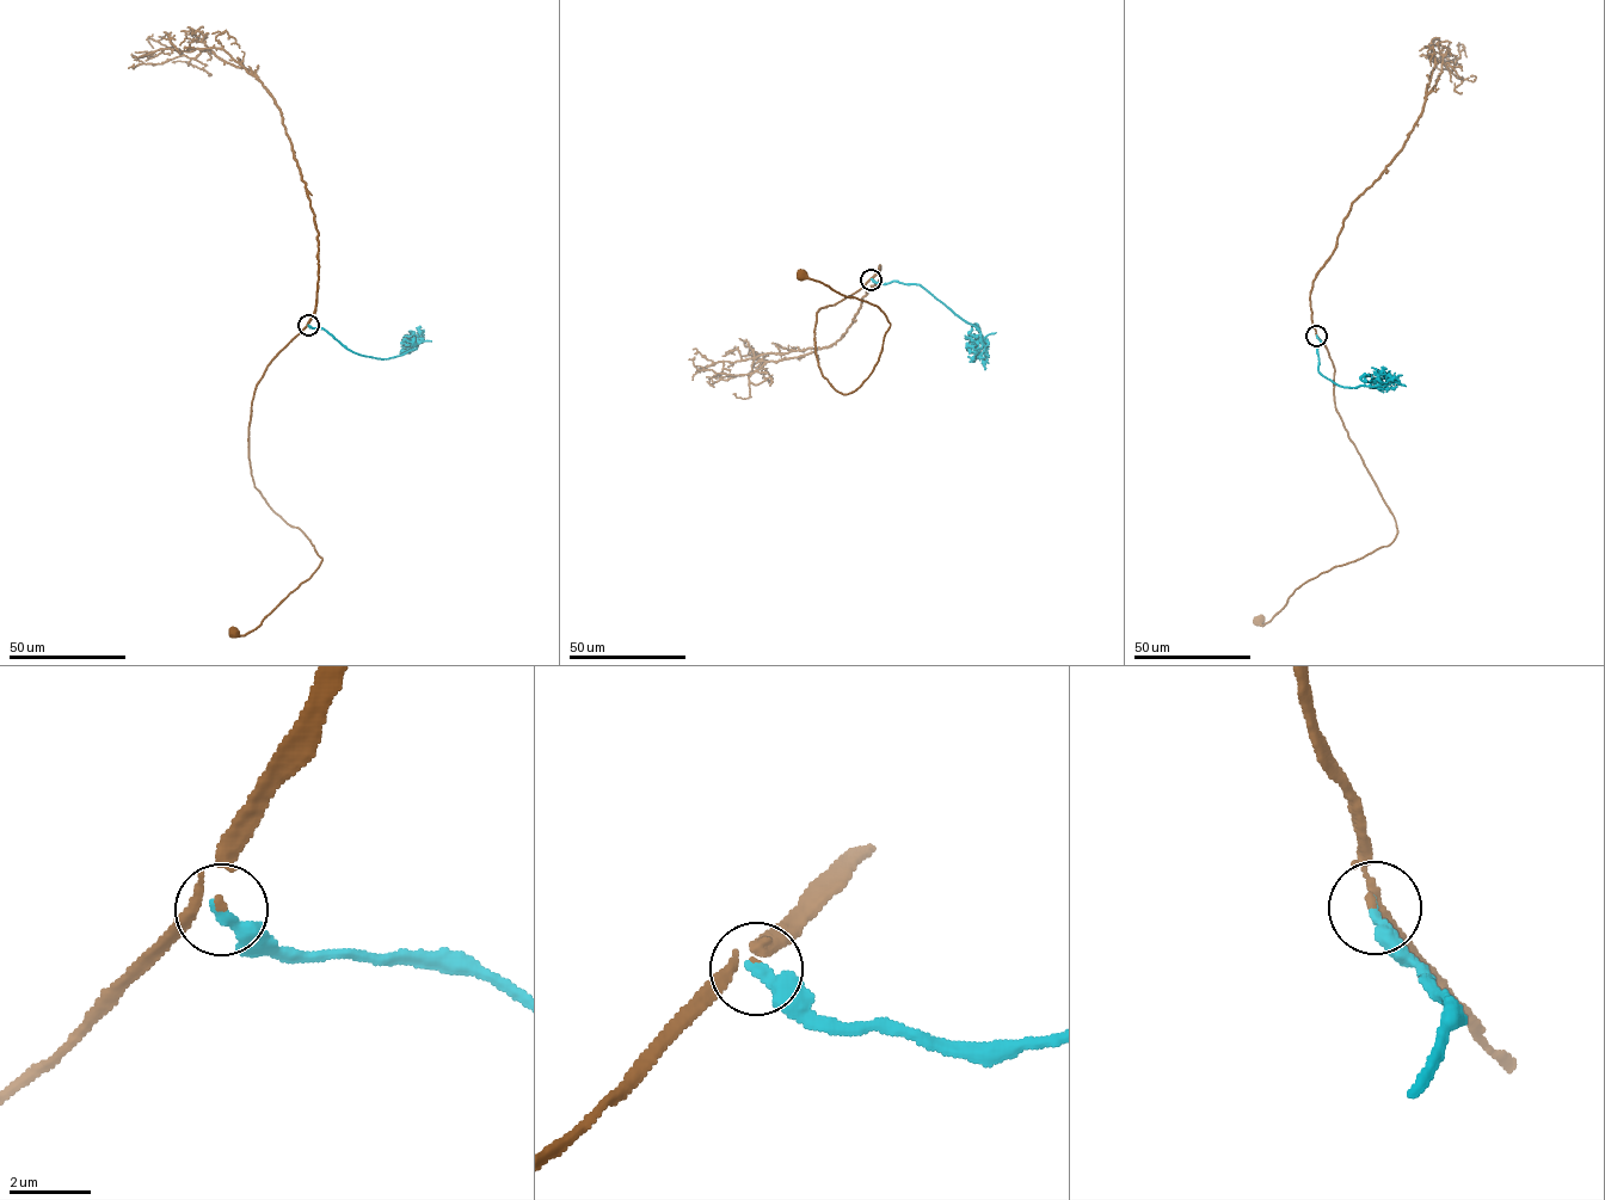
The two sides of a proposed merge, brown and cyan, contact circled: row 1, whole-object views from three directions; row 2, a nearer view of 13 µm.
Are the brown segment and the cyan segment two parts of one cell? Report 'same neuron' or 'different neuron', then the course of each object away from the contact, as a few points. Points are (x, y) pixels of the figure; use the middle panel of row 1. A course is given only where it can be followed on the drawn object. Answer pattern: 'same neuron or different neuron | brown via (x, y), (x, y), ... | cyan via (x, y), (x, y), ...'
same neuron | brown via (871, 278), (817, 313), (818, 364), (836, 391), (847, 394), (872, 373), (890, 322), (877, 306), (801, 272) | cyan via (871, 278), (920, 284), (972, 324), (983, 344), (976, 324), (969, 336)

